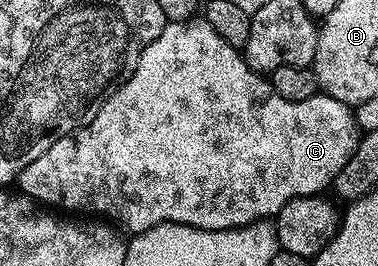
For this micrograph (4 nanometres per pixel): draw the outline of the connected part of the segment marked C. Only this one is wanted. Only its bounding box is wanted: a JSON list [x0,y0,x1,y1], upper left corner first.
[16,18,360,234]

